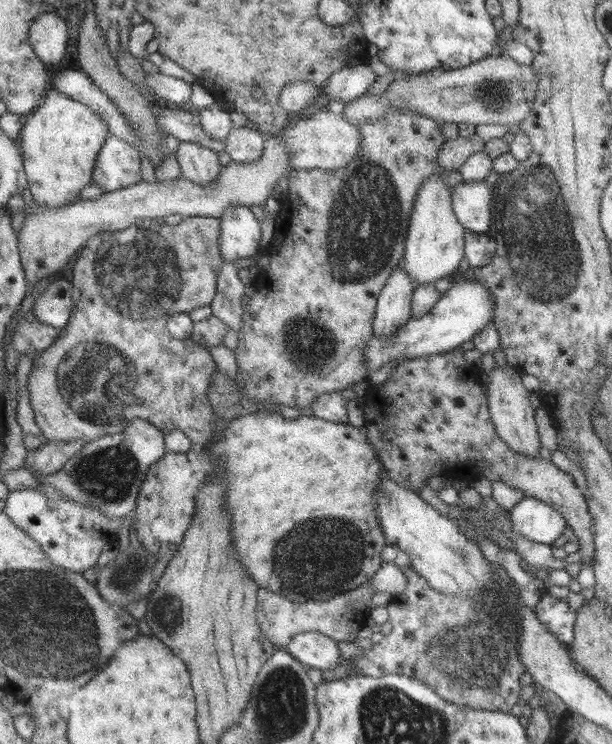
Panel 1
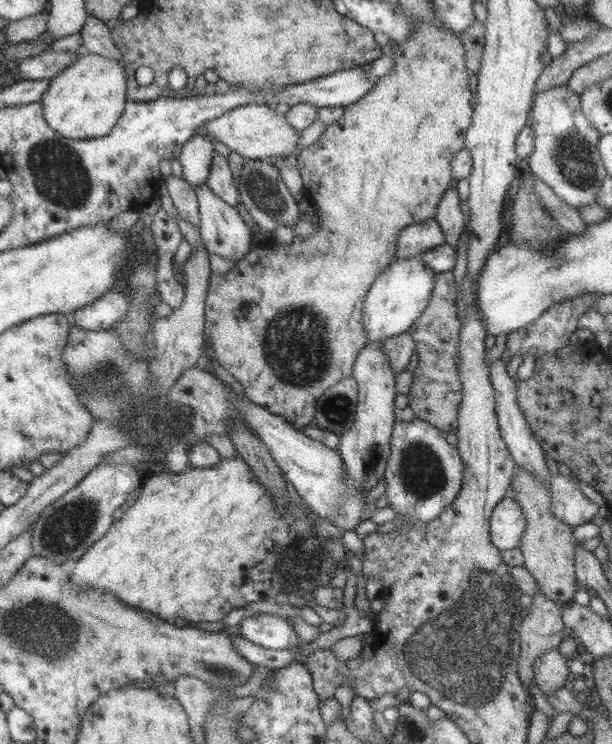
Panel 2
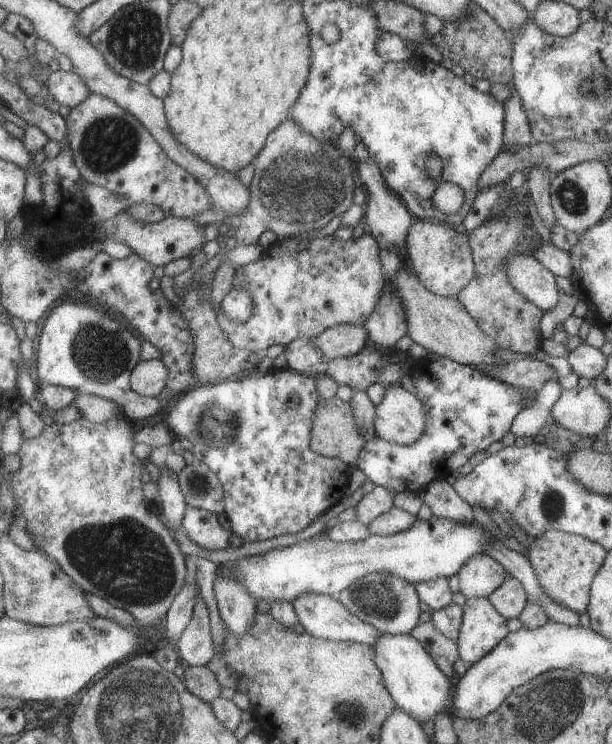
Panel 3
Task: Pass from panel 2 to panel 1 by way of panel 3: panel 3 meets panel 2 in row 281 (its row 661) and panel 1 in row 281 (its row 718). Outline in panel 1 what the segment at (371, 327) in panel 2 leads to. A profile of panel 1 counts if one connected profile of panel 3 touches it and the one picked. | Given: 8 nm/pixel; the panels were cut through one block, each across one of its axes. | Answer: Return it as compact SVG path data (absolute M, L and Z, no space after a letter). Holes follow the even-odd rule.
M431 175L425 179L417 189L412 211L409 215L409 224L404 242L404 257L401 260L401 268L405 274L418 284L432 283L441 278L452 278L456 275L457 268L464 258L464 234L462 224L456 219L452 209L452 187L450 187L439 175Z

